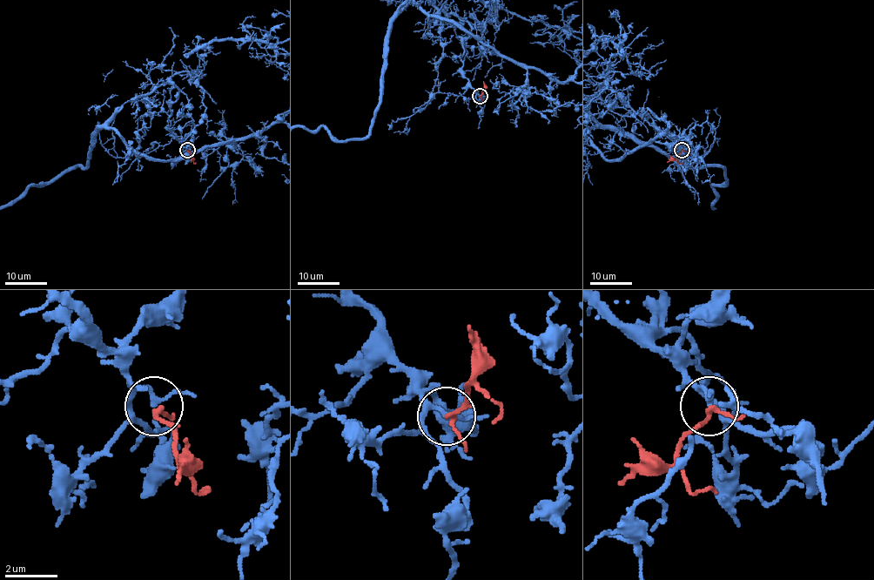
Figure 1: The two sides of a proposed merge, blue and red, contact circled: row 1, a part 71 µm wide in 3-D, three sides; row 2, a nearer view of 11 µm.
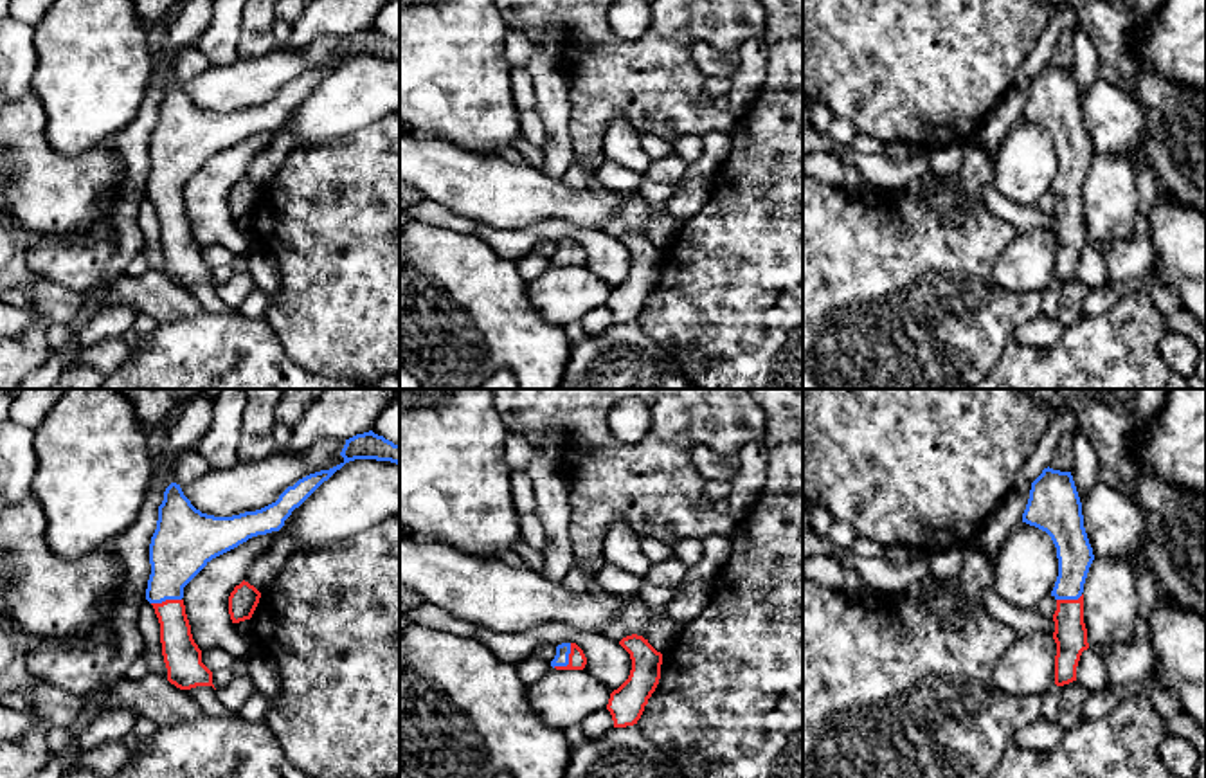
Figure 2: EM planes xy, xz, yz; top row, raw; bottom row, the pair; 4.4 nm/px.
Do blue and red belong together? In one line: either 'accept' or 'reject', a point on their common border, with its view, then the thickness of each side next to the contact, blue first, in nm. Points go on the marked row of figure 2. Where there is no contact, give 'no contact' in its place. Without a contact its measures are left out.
accept; contact xz (567, 661); calibres 60 and 80 nm

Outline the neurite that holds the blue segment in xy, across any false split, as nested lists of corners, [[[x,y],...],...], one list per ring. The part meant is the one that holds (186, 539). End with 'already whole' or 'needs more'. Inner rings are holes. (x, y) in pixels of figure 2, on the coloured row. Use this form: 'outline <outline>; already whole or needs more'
outline [[[373,430],[346,439],[344,461],[288,486],[275,502],[232,517],[214,517],[196,510],[180,484],[171,483],[158,506],[157,529],[149,544],[151,574],[146,600],[160,623],[162,656],[167,681],[180,690],[212,686],[212,672],[202,663],[202,650],[193,639],[184,605],[184,587],[216,556],[252,537],[279,531],[284,520],[324,481],[346,463],[376,459],[400,465],[400,445]]]; needs more

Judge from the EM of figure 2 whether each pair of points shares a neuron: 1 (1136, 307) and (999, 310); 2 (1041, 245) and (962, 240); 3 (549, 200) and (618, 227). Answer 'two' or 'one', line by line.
1: two
2: two
3: two

